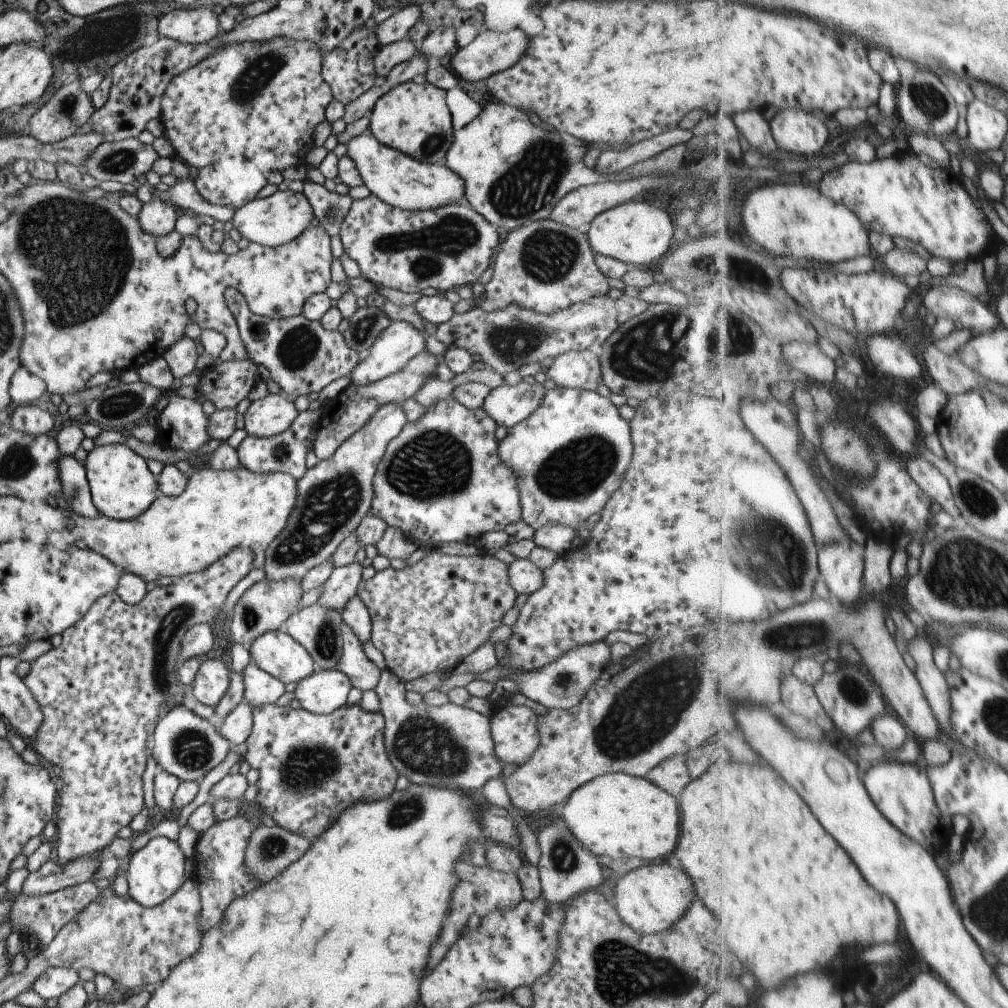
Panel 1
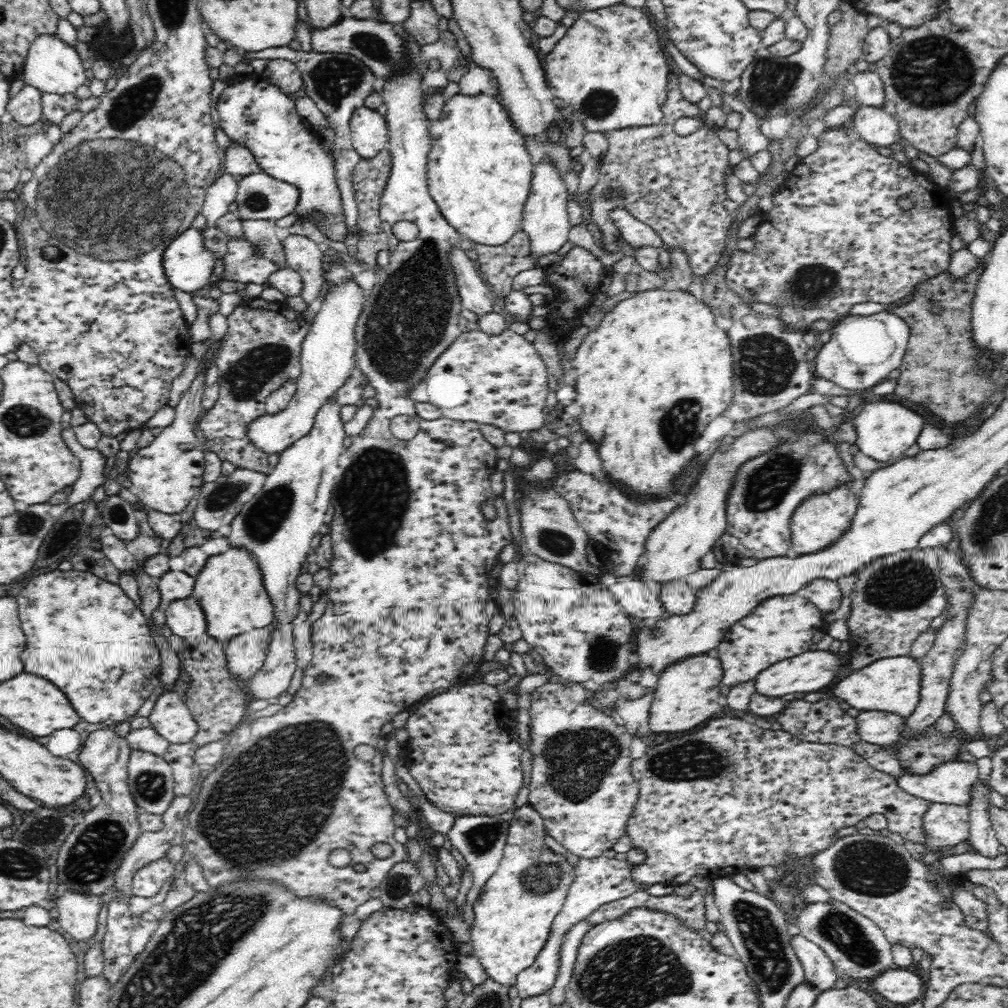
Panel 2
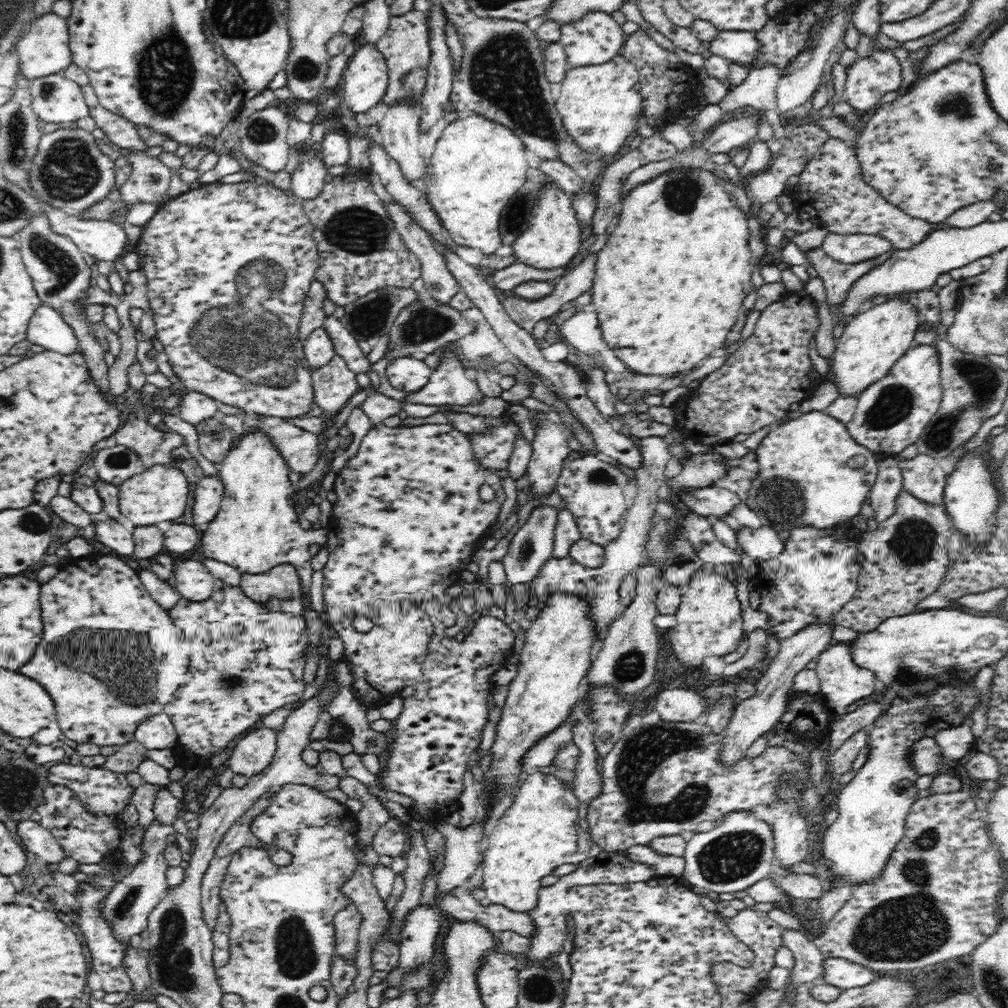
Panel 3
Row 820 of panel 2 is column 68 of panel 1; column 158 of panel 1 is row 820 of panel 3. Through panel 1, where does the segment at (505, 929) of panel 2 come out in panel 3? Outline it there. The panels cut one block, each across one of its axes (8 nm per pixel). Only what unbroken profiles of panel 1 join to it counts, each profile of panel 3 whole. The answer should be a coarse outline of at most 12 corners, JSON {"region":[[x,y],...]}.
{"region":[[524,776],[483,851],[491,903],[527,913],[541,878],[602,850],[573,787]]}

